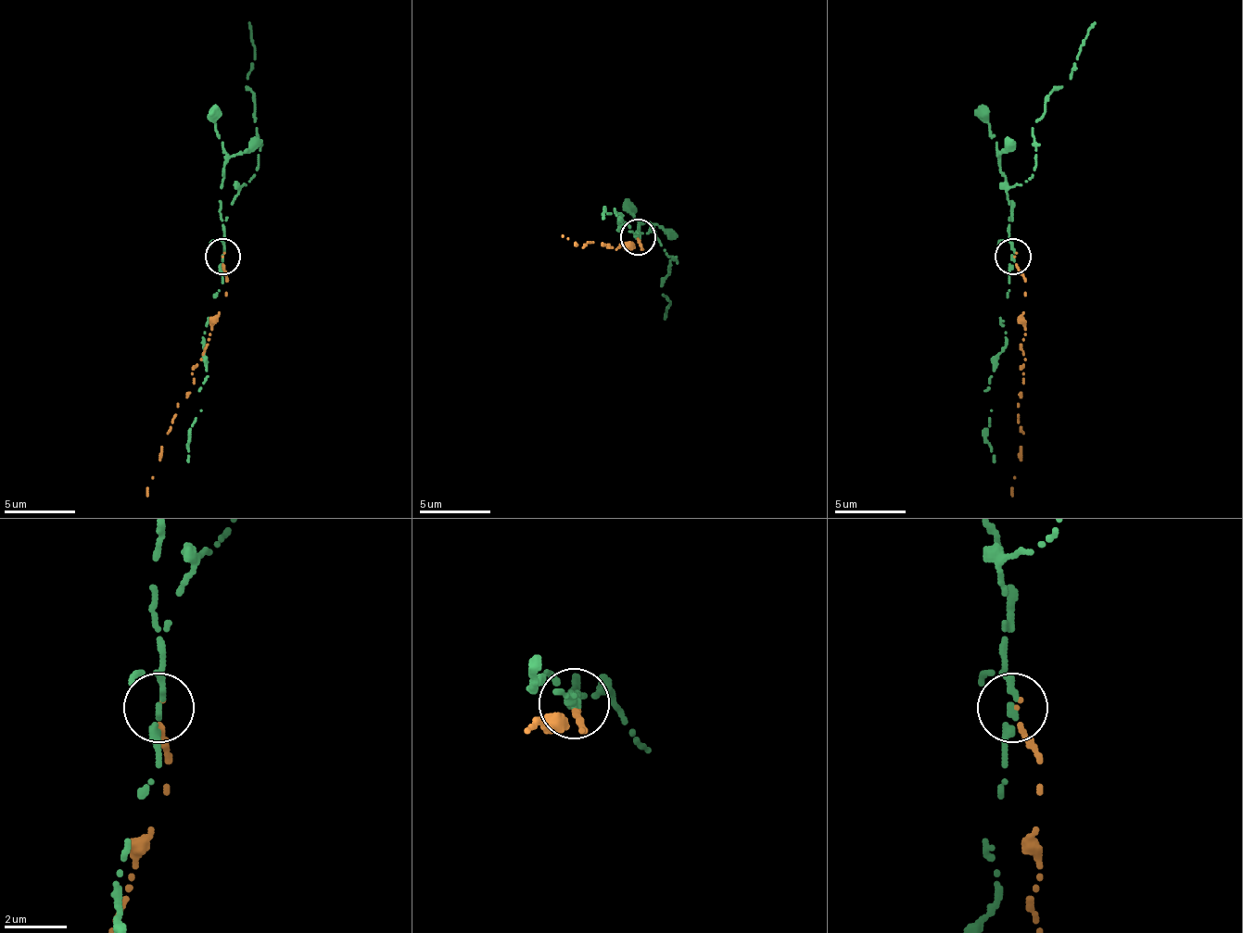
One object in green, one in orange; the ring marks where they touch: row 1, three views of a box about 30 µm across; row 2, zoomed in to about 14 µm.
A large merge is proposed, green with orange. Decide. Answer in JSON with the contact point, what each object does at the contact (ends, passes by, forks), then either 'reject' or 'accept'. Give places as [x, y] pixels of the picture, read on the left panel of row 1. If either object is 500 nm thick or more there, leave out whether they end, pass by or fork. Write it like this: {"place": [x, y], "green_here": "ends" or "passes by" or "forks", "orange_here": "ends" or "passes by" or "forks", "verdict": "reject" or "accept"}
{"place": [222, 257], "green_here": "passes by", "orange_here": "ends", "verdict": "reject"}

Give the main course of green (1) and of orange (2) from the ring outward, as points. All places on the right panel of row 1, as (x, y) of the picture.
1: (1013, 256), (1009, 202), (1007, 191), (1035, 170), (1032, 127), (1046, 98), (1071, 80), (1078, 48), (1096, 22)
2: (1013, 256), (1024, 277), (1021, 370), (1024, 384), (1017, 402), (1024, 434), (1009, 496)

